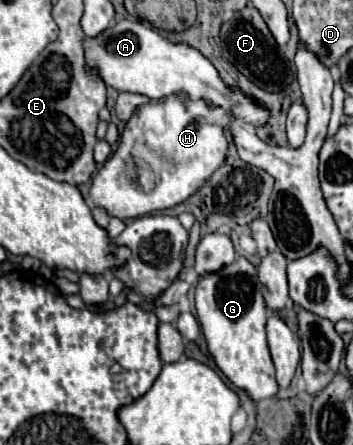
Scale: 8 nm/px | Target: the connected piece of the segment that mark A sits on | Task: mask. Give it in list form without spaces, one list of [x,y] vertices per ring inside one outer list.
[[[121,19],[109,25],[99,37],[85,37],[85,69],[97,71],[105,85],[117,91],[141,93],[151,99],[161,99],[171,93],[187,93],[191,99],[207,99],[211,105],[221,105],[227,113],[233,113],[239,121],[257,127],[269,119],[269,111],[257,105],[253,99],[245,97],[239,89],[227,89],[217,73],[217,69],[193,47],[173,45],[155,33],[151,27],[145,27],[139,21]]]

